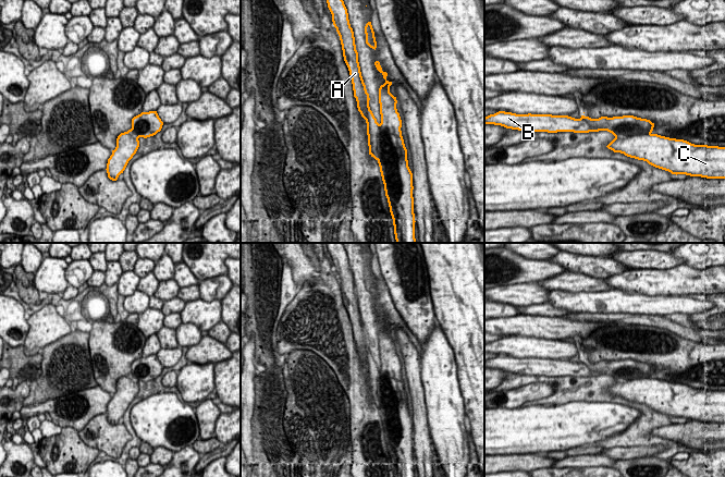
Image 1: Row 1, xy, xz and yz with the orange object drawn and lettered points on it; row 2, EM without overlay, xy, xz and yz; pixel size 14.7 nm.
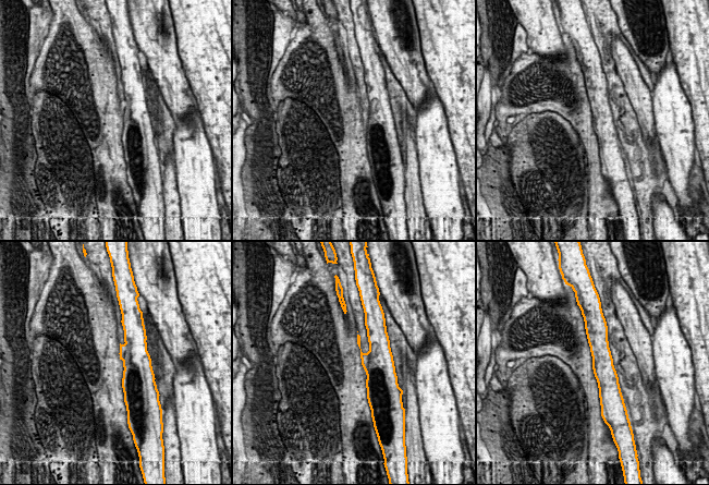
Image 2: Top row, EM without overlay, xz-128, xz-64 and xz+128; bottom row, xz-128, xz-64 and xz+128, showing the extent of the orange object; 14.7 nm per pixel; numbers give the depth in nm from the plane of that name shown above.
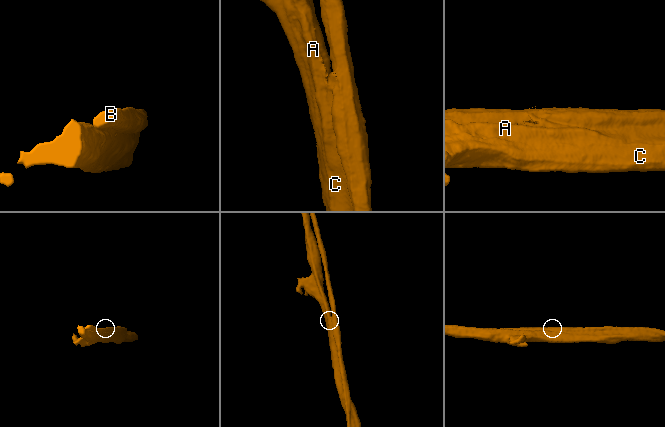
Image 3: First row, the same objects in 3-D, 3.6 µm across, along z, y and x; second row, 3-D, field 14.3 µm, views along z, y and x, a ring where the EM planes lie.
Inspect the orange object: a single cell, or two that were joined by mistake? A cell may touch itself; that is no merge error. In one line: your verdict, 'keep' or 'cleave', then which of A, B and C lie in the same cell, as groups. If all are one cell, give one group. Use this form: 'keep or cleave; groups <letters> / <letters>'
cleave; groups A C / B

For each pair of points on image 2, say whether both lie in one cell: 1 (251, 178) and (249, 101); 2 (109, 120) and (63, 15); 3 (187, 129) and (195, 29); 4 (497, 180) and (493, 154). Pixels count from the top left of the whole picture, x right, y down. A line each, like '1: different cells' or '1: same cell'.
1: same cell
2: same cell
3: different cells
4: same cell

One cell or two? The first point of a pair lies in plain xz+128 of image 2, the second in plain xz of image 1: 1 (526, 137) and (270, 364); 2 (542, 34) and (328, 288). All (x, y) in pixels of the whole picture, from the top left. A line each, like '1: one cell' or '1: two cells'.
1: two cells
2: two cells

